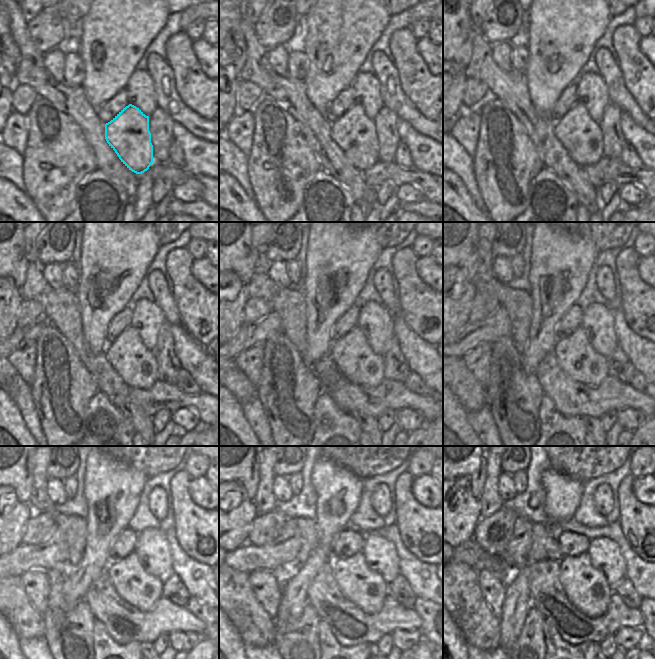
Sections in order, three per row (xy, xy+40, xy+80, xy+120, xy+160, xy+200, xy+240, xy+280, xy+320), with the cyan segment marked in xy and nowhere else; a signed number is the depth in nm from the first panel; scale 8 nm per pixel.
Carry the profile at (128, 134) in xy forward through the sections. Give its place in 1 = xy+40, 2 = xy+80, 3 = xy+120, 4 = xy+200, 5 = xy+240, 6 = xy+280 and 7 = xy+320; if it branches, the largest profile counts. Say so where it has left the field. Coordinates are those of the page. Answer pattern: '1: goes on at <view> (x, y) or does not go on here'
1: goes on at xy+40 (353, 132)
2: goes on at xy+80 (581, 137)
3: goes on at xy+120 (136, 365)
4: goes on at xy+200 (575, 356)
5: goes on at xy+240 (133, 584)
6: goes on at xy+280 (364, 587)
7: goes on at xy+320 (586, 587)

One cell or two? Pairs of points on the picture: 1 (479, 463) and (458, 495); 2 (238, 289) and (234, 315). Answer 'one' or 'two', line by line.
1: two
2: one

